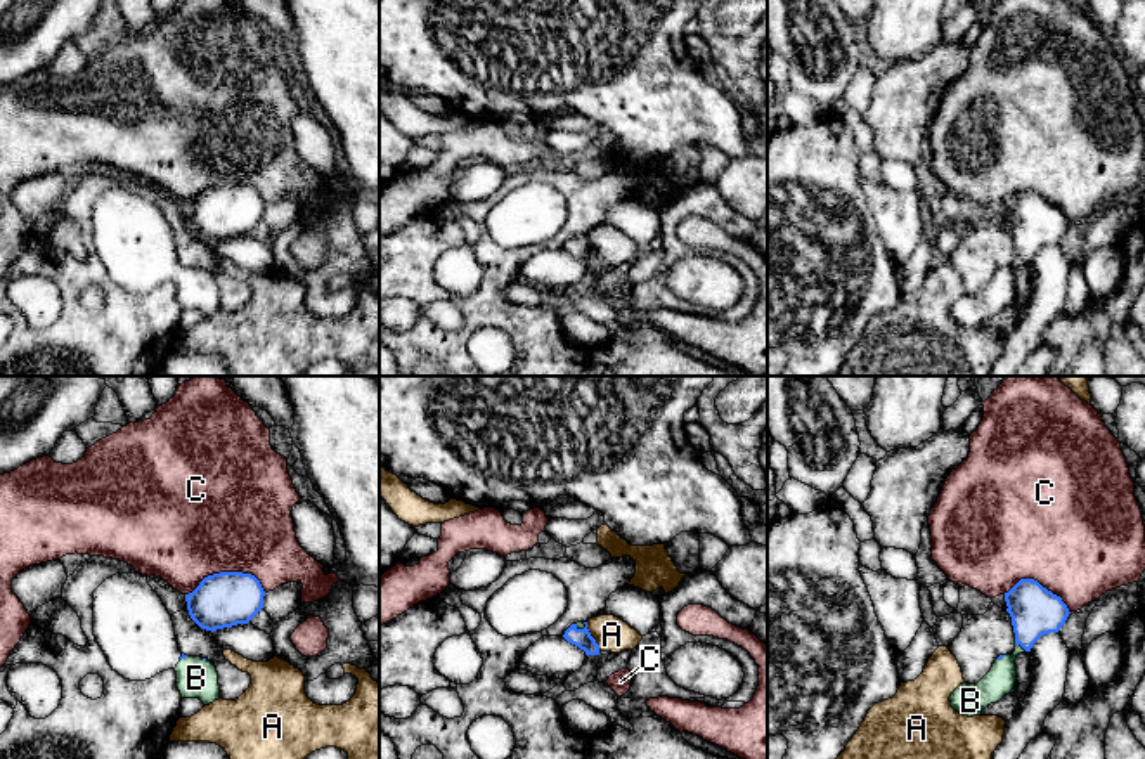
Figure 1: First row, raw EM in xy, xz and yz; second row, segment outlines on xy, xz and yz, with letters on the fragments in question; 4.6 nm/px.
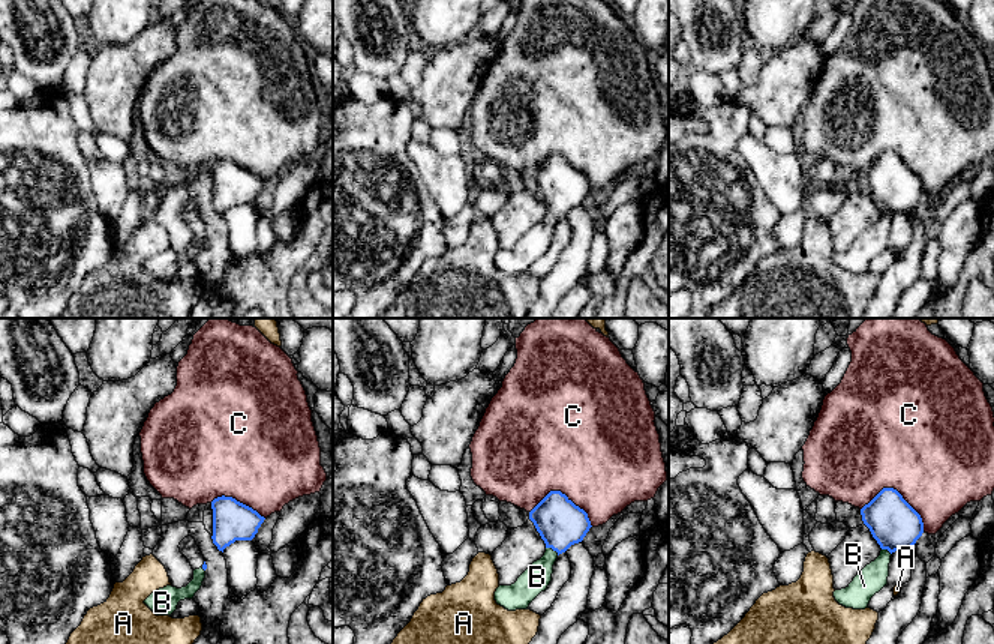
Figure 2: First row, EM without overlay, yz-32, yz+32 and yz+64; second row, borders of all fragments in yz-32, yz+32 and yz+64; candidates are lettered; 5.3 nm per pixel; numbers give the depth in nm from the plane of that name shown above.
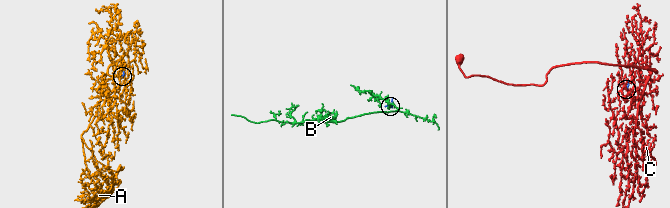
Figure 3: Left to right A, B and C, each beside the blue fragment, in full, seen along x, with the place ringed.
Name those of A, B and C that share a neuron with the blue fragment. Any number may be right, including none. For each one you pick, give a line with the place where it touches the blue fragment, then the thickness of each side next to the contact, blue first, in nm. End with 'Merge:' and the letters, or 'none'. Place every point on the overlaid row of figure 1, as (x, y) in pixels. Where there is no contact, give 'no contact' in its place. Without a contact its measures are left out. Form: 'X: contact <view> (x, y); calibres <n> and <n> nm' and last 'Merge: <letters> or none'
B: contact yz (1021, 645); calibres 240 and 140 nm
Merge: B

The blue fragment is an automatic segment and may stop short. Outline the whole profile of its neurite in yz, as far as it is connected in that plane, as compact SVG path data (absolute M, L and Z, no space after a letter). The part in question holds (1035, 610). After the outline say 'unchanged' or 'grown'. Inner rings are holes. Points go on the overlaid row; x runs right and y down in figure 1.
M1020 579L1005 593L1005 601L1015 632L1015 652L999 655L977 684L963 683L951 693L951 707L963 716L980 716L987 705L1008 695L1017 681L1015 658L1031 652L1043 634L1058 632L1071 613L1060 596L1034 579Z | grown

